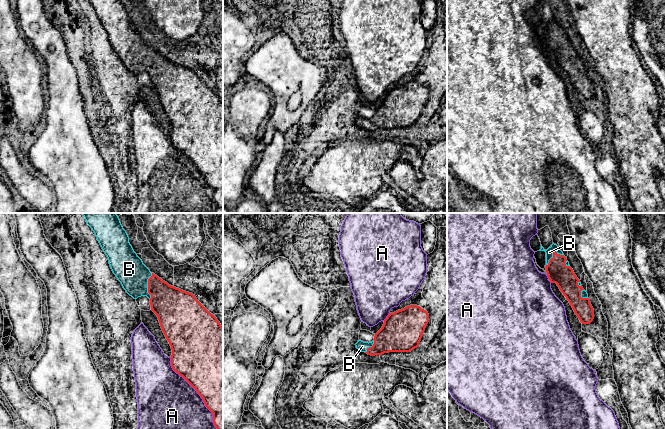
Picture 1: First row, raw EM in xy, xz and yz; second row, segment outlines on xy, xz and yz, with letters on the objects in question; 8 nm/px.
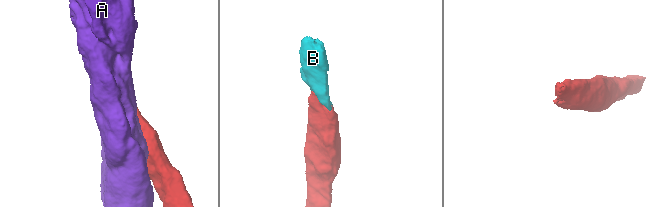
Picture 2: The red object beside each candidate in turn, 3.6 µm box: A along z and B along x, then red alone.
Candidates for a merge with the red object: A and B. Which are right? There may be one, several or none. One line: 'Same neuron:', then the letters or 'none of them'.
Same neuron: B

